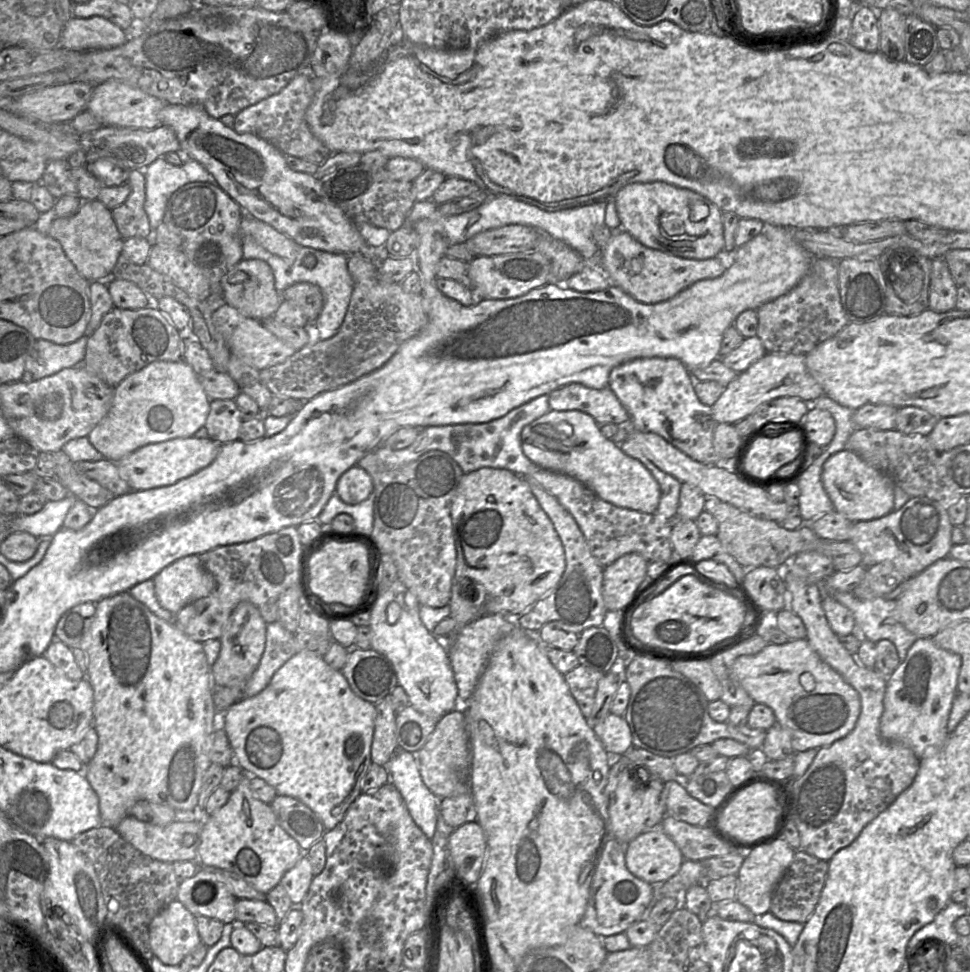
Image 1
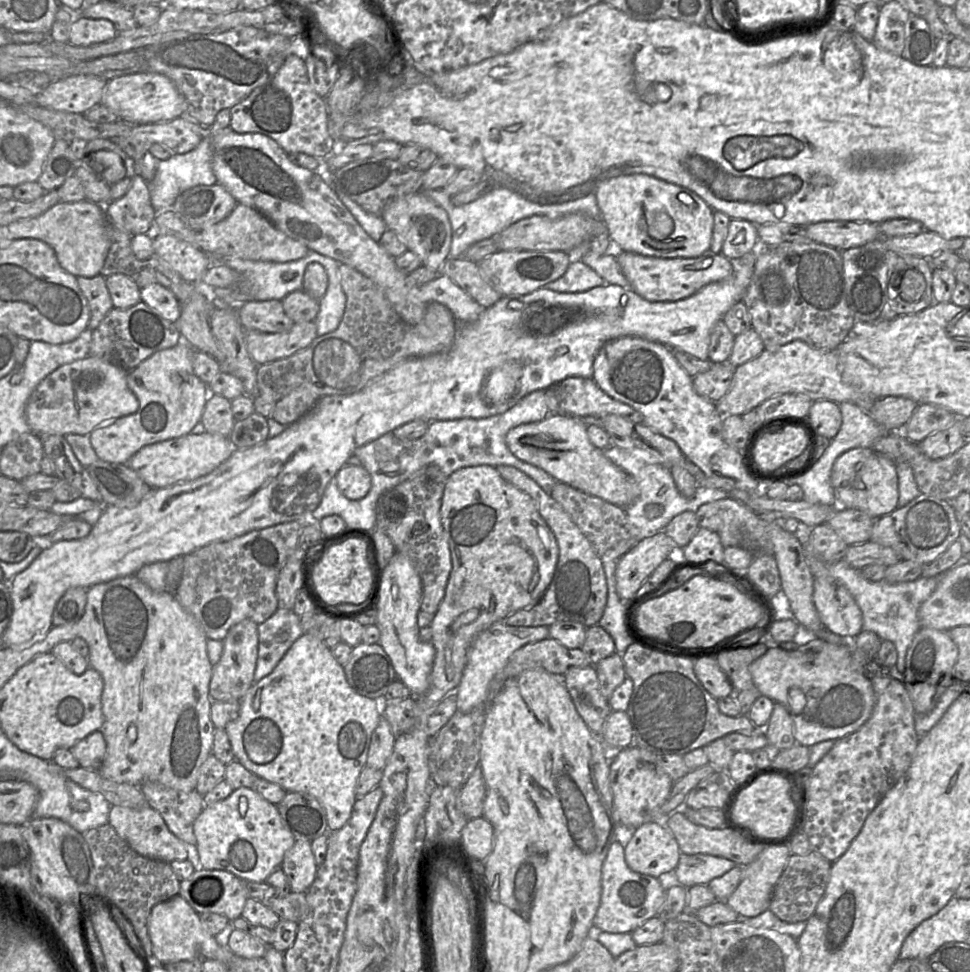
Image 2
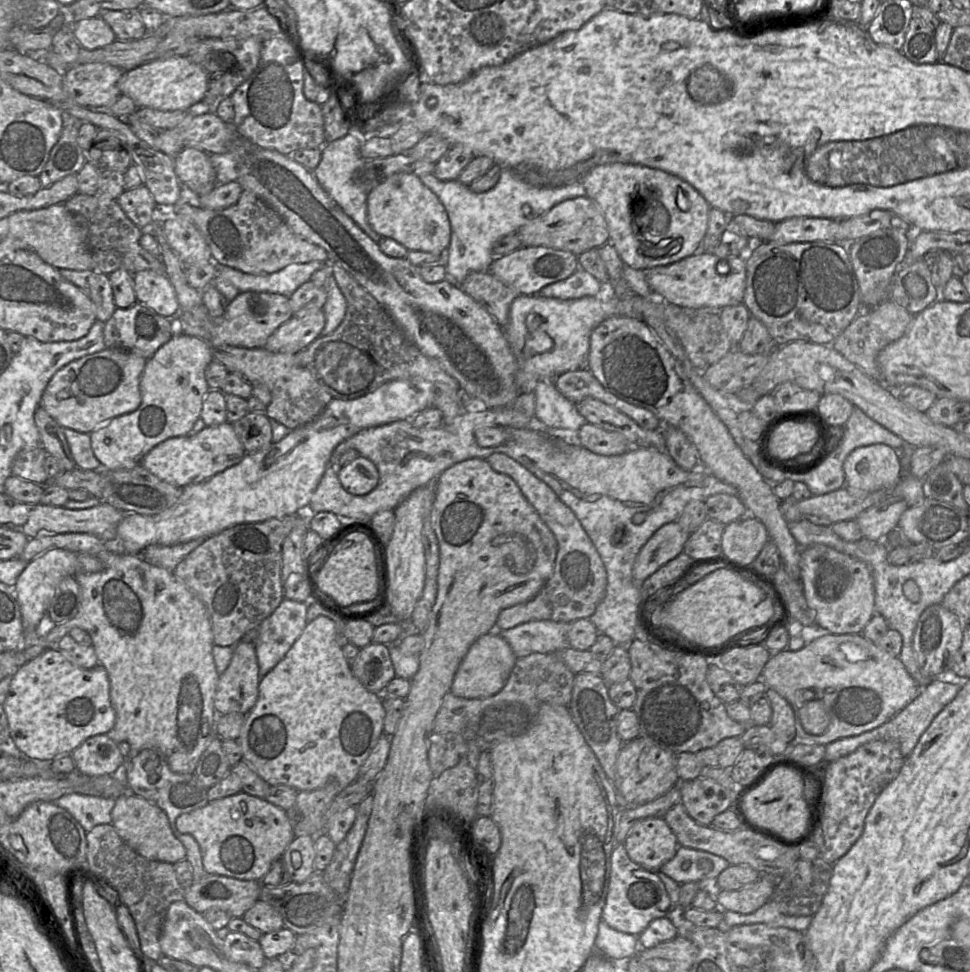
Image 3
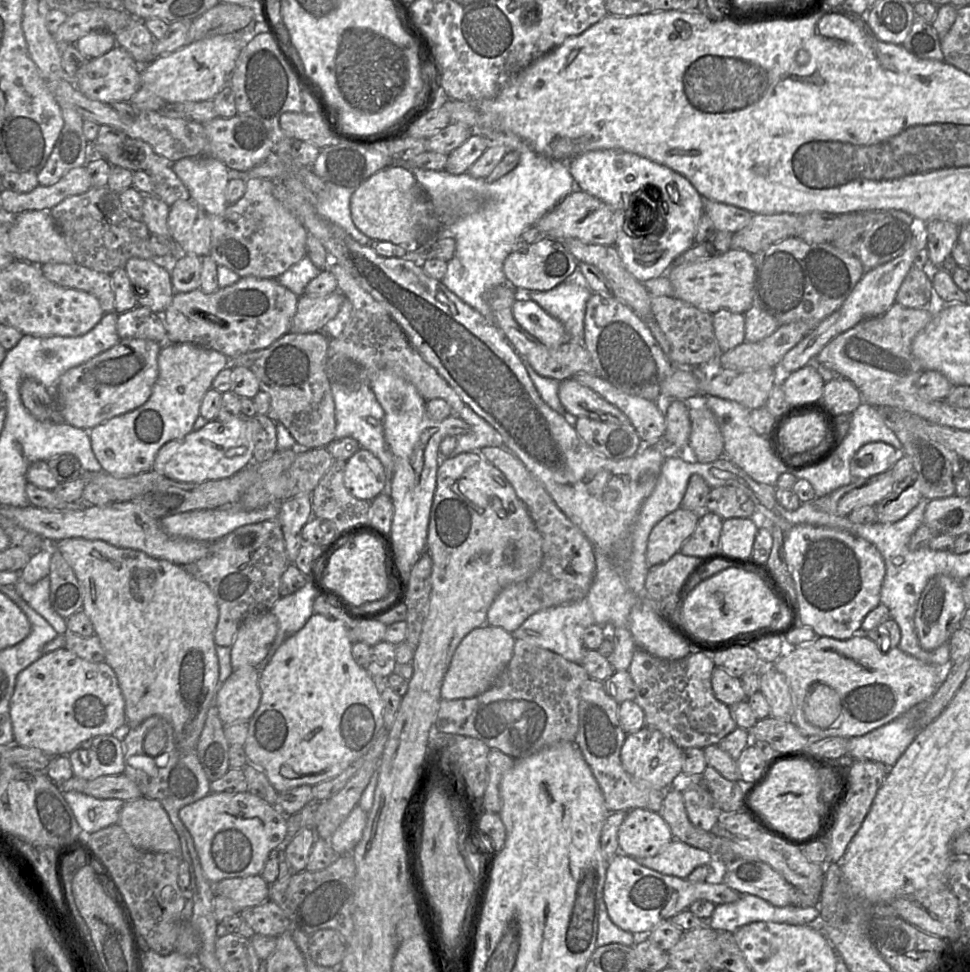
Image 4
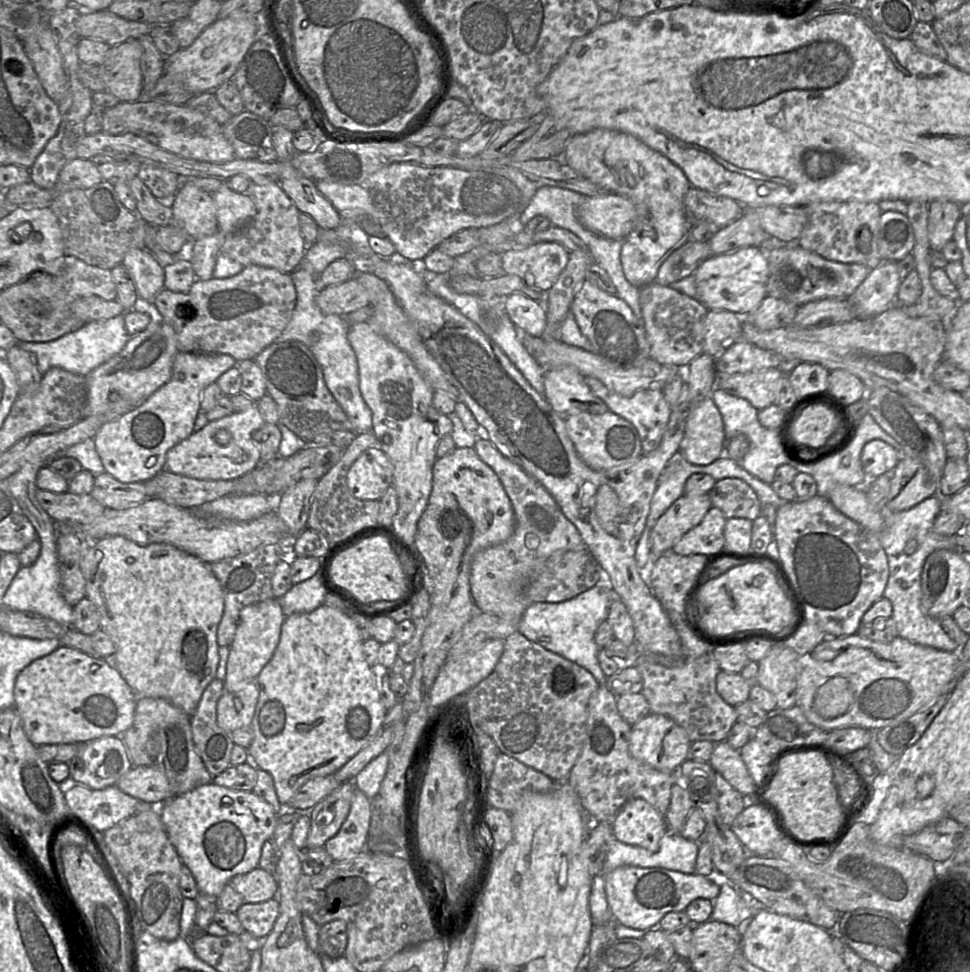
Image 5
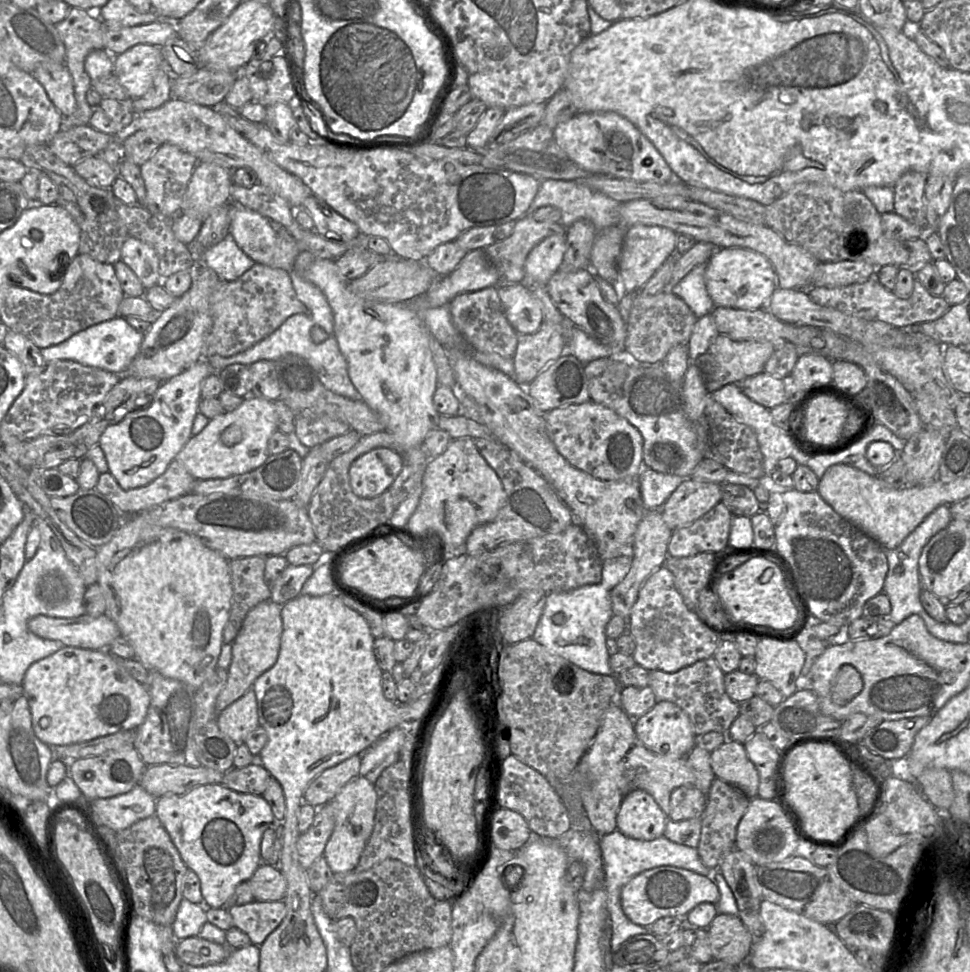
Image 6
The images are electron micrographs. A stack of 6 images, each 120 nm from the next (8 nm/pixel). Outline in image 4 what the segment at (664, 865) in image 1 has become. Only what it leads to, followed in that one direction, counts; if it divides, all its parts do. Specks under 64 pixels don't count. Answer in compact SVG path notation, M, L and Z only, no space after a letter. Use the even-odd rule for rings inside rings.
M644 808L628 811L618 831L619 852L635 859L658 855L673 839L660 813Z

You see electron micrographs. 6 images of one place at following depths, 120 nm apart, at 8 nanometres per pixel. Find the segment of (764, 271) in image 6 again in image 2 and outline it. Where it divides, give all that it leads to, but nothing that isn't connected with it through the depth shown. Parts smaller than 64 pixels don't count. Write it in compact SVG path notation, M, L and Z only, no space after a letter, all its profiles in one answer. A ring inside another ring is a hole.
M617 250L617 261L630 288L649 301L677 301L698 292L709 283L727 279L733 272L730 259L708 250L698 257L659 258Z

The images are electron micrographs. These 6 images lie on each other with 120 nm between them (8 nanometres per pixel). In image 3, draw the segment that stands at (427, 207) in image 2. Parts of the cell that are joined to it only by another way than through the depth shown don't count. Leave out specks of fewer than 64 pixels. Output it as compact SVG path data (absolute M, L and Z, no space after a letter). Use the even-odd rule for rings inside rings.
M412 173L390 176L367 195L367 219L371 228L385 238L418 250L445 256L451 239L448 214L438 197Z

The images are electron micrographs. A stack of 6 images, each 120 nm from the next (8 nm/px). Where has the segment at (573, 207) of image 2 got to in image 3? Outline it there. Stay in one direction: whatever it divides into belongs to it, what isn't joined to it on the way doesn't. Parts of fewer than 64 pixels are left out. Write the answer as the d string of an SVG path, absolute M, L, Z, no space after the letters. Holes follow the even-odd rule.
M502 168L497 184L490 190L475 193L456 180L442 181L433 173L418 176L443 204L451 226L451 239L443 263L447 279L460 285L471 272L489 272L494 261L494 244L504 236L517 233L528 221L546 214L556 204L580 196L586 196L581 181L561 186L532 184L512 169Z

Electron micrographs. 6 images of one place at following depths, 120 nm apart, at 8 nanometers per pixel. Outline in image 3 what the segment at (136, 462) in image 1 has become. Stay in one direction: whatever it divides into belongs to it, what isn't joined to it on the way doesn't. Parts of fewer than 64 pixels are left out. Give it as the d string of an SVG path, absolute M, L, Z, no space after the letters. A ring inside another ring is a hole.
M232 423L206 426L198 433L169 438L152 448L141 464L158 478L180 487L203 482L238 464L246 451L237 437Z

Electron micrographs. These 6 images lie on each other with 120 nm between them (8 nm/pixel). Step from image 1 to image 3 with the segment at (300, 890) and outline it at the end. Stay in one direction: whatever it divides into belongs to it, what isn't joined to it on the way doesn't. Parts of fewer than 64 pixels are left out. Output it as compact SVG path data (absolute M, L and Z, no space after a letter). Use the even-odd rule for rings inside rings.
M310 835L295 836L285 849L282 860L291 882L302 883L315 872L314 838Z

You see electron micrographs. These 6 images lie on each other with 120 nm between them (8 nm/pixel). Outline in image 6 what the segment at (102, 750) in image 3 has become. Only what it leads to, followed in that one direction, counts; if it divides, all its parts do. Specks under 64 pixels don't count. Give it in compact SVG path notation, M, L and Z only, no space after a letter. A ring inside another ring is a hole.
M122 746L99 756L76 759L68 763L68 774L86 800L110 798L129 792L139 784L147 768L134 746Z

